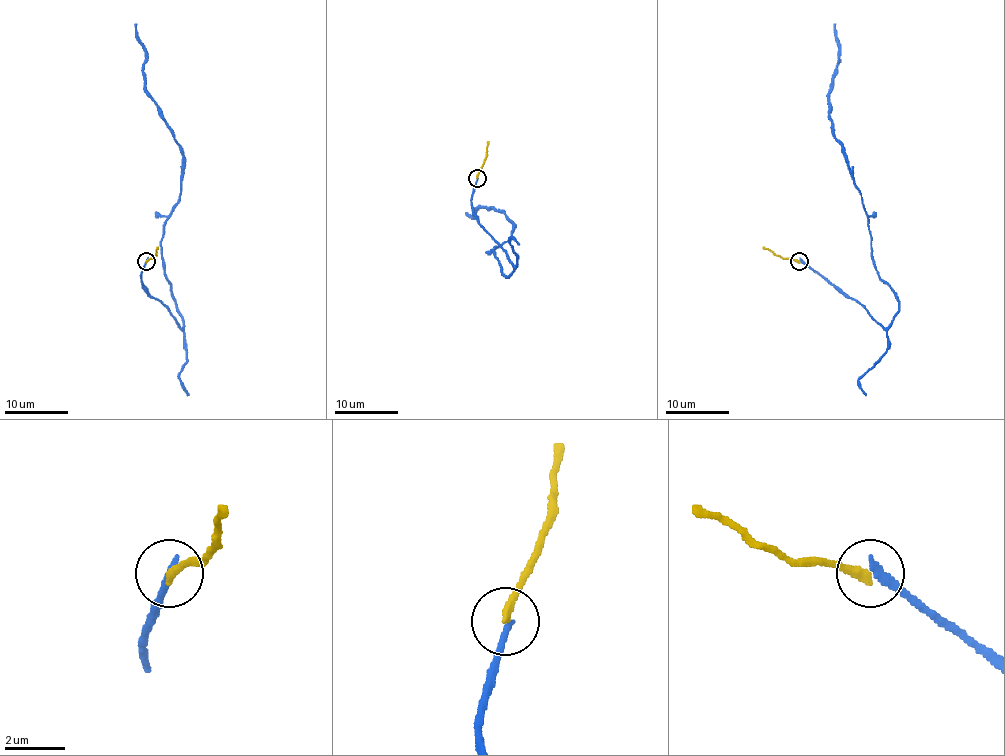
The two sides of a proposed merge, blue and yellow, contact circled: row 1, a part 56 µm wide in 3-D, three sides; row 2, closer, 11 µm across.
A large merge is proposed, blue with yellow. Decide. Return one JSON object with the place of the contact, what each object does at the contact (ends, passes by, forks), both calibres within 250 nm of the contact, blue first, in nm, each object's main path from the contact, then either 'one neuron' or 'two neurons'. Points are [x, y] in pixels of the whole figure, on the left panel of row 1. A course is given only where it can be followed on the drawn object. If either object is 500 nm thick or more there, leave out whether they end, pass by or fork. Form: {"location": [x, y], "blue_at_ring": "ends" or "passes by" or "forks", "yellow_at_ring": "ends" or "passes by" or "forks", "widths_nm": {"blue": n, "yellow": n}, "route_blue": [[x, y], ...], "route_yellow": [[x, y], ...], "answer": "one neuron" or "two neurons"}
{"location": [146, 261], "blue_at_ring": "ends", "yellow_at_ring": "ends", "widths_nm": {"blue": 280, "yellow": 280}, "route_blue": [[147, 260], [141, 282], [182, 327], [162, 254], [180, 191], [180, 145], [146, 89], [135, 24]], "route_yellow": [[146, 260], [155, 256], [158, 246]], "answer": "one neuron"}

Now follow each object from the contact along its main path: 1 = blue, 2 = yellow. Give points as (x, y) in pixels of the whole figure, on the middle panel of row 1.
1: (478, 178), (472, 209), (512, 264), (506, 277), (492, 249), (511, 237), (511, 222), (494, 208), (465, 212)
2: (476, 178), (489, 141)

